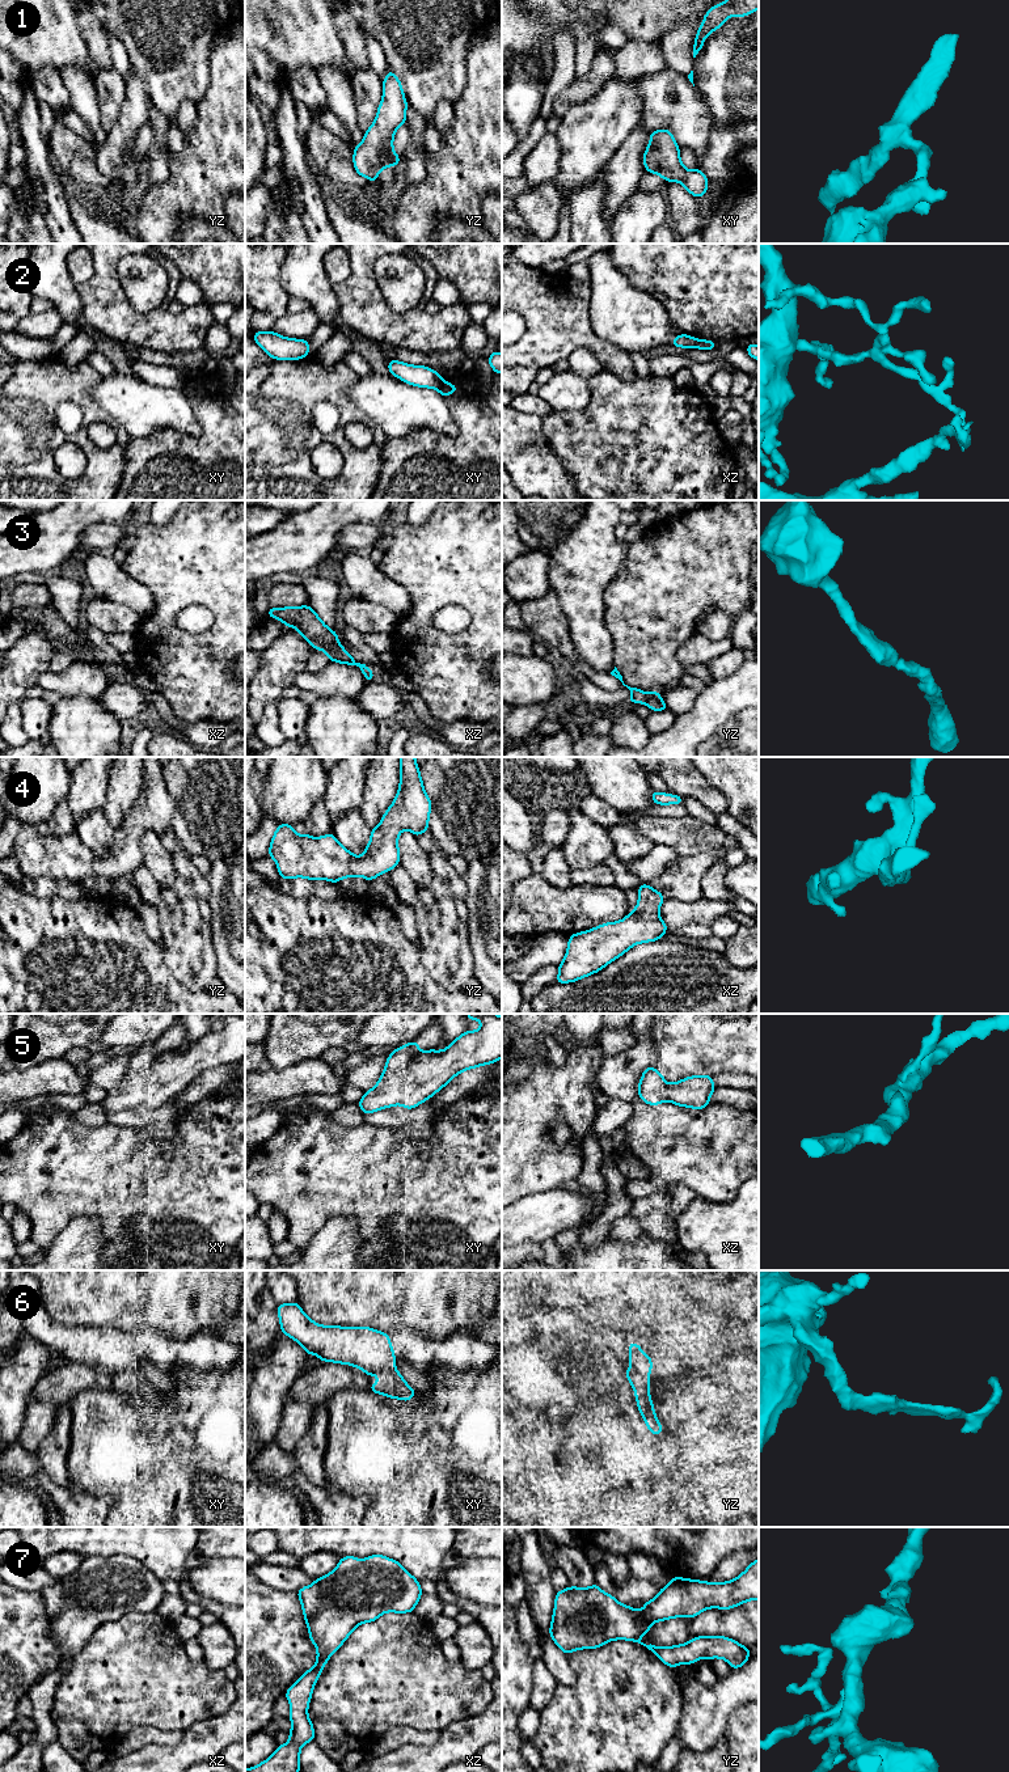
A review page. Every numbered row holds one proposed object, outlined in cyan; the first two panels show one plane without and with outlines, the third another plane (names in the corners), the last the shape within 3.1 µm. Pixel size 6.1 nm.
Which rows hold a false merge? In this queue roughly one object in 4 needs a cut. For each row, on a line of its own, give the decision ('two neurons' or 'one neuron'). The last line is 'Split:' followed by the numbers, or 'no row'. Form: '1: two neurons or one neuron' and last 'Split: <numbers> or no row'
1: one neuron
2: two neurons
3: one neuron
4: one neuron
5: one neuron
6: two neurons
7: one neuron
Split: 2, 6

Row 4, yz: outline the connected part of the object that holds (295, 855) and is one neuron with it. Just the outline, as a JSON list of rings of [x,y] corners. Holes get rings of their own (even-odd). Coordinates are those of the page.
[[[400,757],[400,787],[397,795],[383,815],[380,824],[371,829],[371,840],[362,857],[354,855],[346,850],[334,837],[333,833],[314,838],[309,834],[299,836],[294,826],[290,824],[279,824],[269,849],[269,857],[271,857],[278,867],[280,879],[307,877],[311,881],[324,879],[332,883],[338,883],[343,877],[362,876],[367,881],[377,877],[384,872],[389,872],[393,867],[400,864],[398,851],[398,836],[402,830],[410,830],[415,837],[428,830],[428,817],[431,812],[431,799],[427,796],[423,788],[423,781],[419,774],[419,767],[415,762],[415,757]]]

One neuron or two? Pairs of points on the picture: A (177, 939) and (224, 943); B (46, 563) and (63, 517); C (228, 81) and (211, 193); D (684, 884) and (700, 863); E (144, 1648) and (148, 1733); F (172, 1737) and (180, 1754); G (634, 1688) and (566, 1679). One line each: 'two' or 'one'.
A: two
B: one
C: one
D: one
E: two
F: two
G: two

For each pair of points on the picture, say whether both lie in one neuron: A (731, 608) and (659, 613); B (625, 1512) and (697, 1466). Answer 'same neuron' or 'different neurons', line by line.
A: same neuron
B: different neurons

